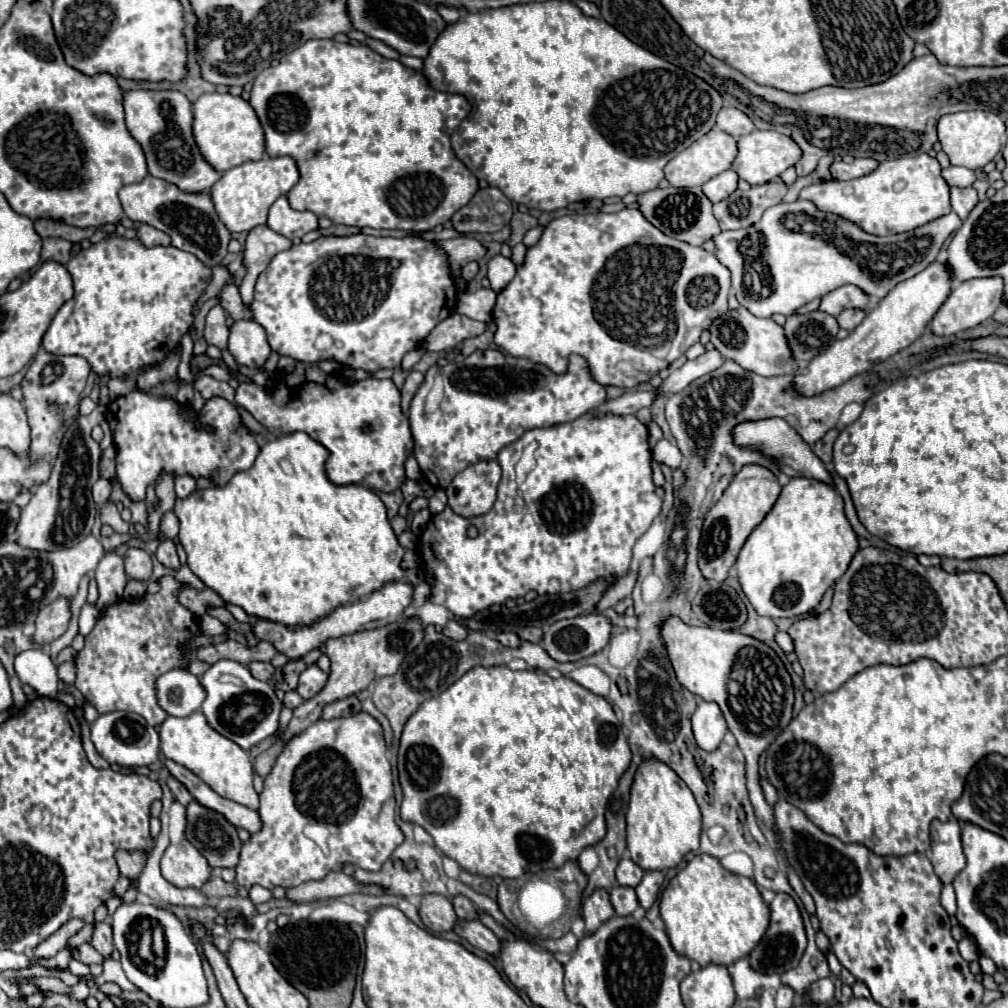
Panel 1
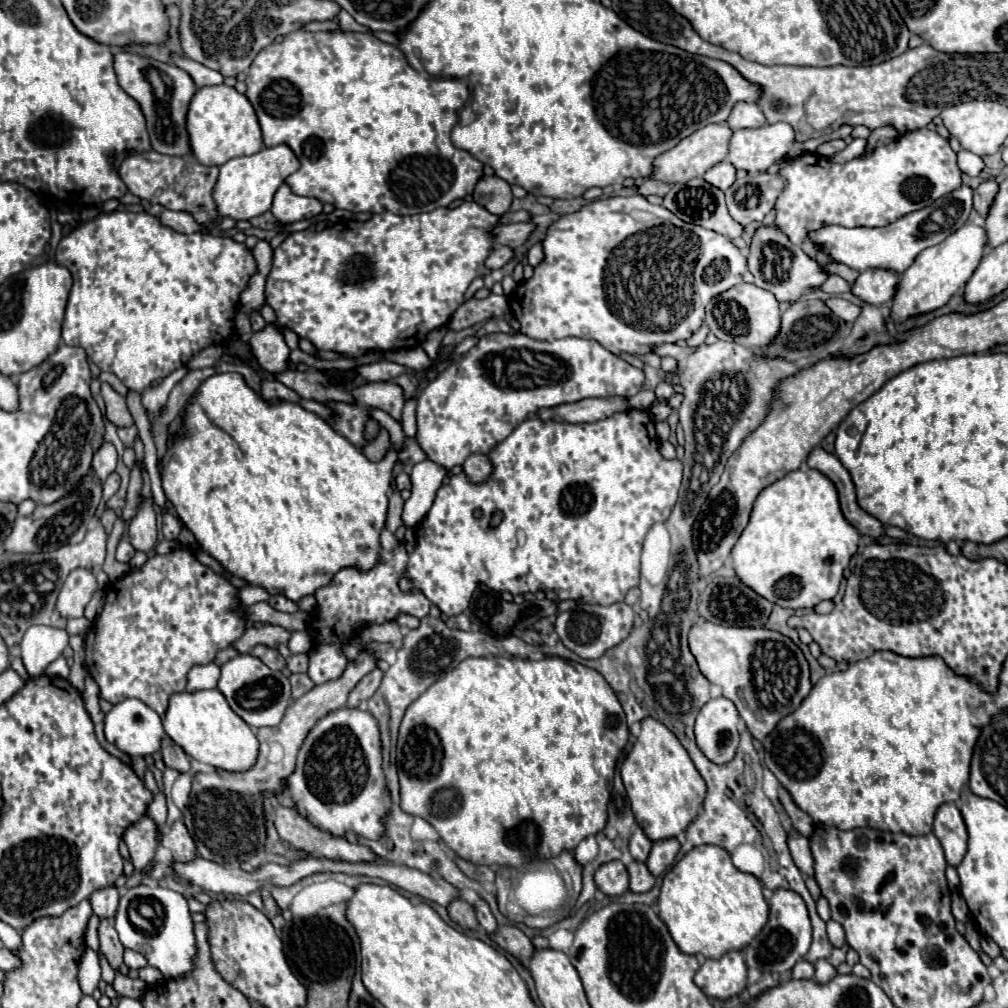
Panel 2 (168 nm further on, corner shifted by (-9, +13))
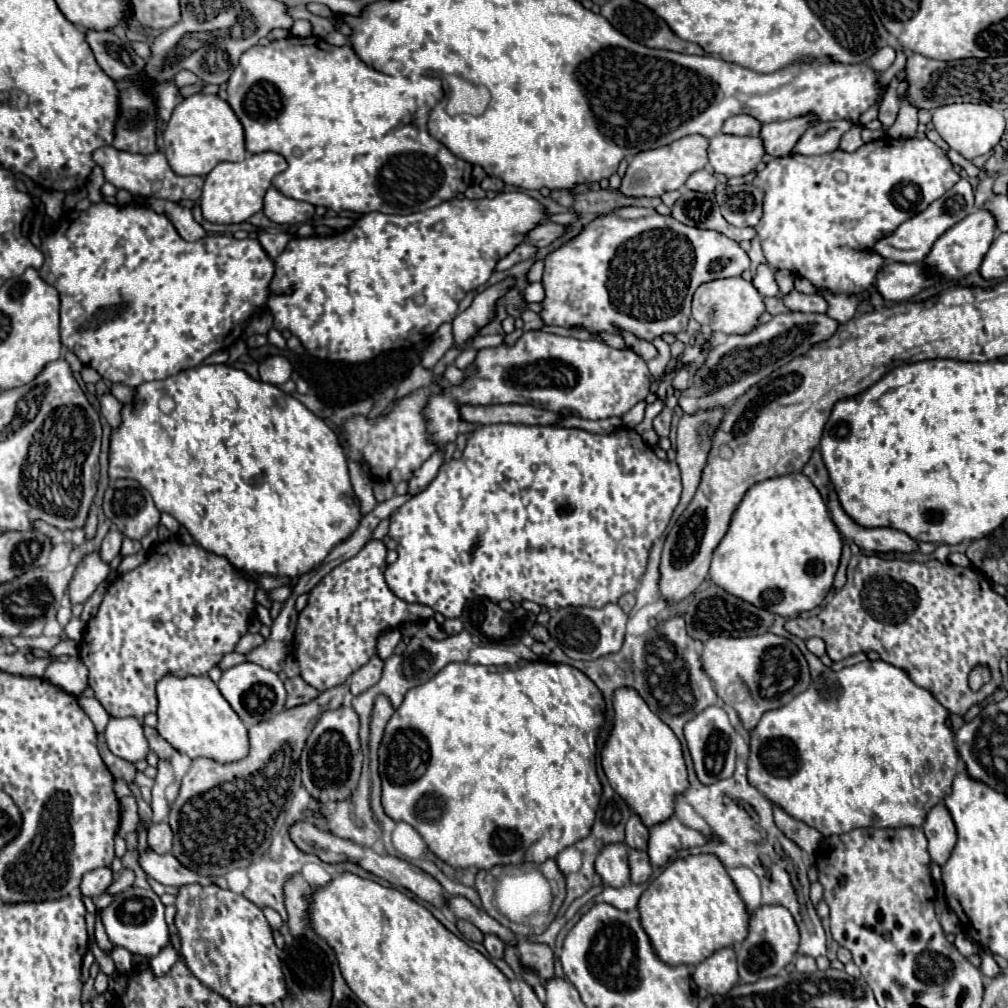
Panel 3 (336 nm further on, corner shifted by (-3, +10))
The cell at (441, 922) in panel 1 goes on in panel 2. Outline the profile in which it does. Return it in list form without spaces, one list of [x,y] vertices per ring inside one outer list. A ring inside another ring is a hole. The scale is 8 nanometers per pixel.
[[[455,898],[451,900],[451,904],[447,906],[447,914],[449,918],[459,924],[461,928],[471,928],[475,930],[479,924],[477,924],[477,918],[475,918],[475,910],[469,902],[465,902],[463,898]]]

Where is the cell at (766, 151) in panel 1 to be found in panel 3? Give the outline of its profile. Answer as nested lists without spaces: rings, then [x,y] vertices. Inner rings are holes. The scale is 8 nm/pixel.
[[[719,133],[709,139],[709,163],[715,173],[725,177],[741,177],[761,163],[765,149],[759,137],[735,137]]]

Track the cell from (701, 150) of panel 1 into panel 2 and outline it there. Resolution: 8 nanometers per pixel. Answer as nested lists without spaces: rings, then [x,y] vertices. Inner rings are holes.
[[[721,122],[721,124],[707,124],[703,128],[699,128],[697,132],[693,132],[691,136],[683,138],[675,148],[671,148],[669,152],[661,154],[655,160],[655,172],[651,174],[657,180],[665,180],[667,184],[677,184],[677,182],[687,182],[691,178],[703,176],[709,168],[713,168],[715,164],[723,162],[727,158],[729,152],[729,140],[733,136],[733,130]]]

